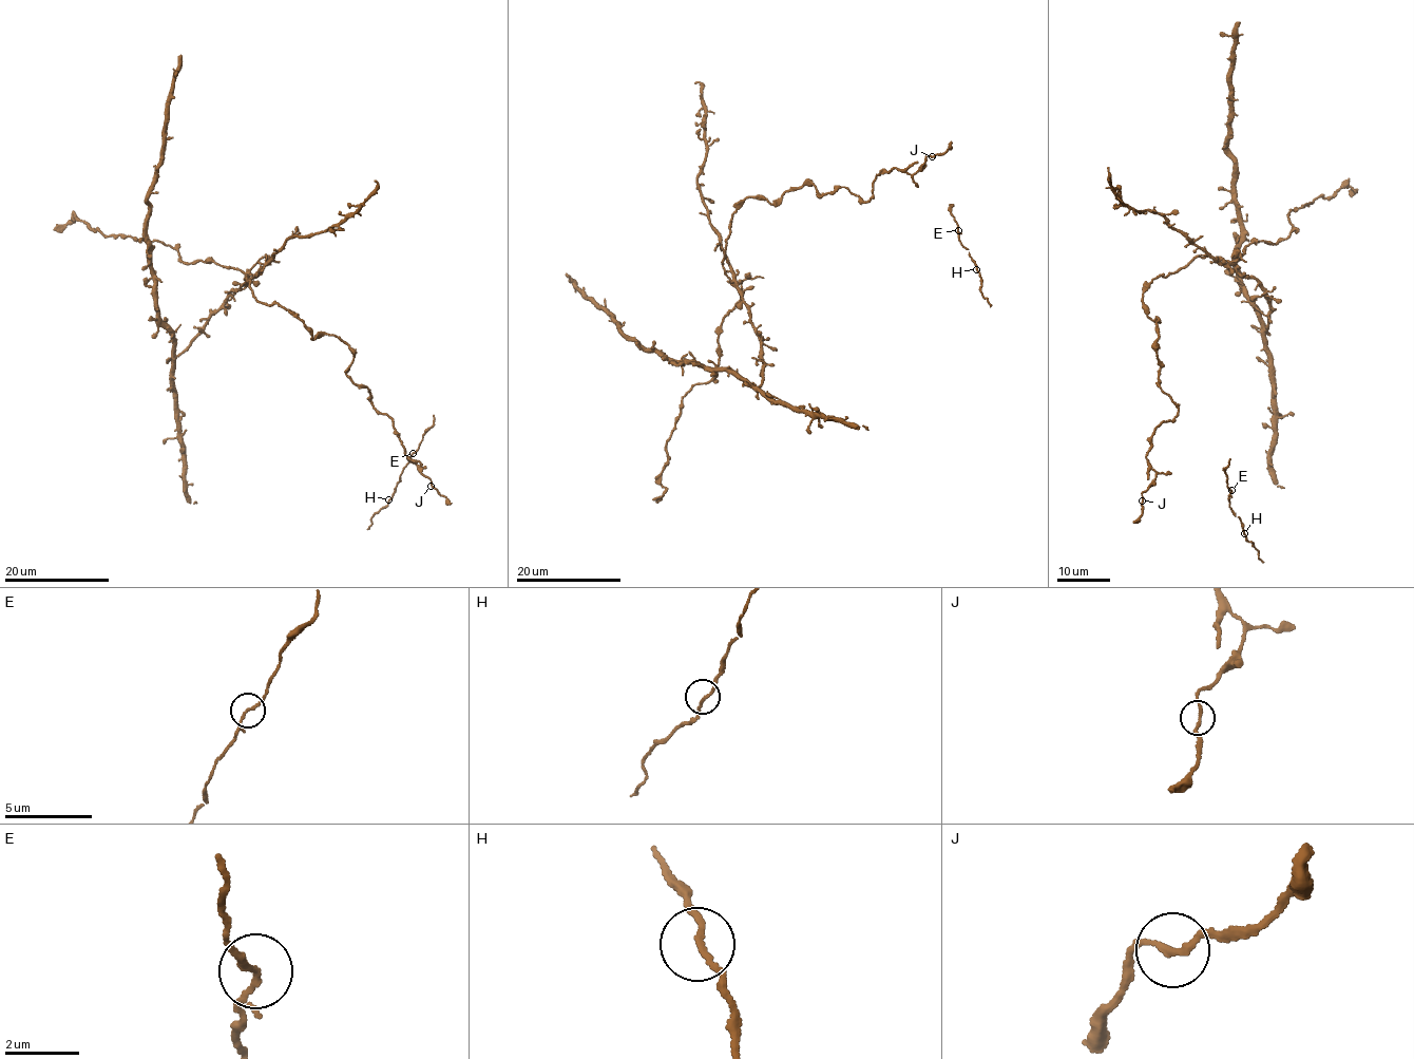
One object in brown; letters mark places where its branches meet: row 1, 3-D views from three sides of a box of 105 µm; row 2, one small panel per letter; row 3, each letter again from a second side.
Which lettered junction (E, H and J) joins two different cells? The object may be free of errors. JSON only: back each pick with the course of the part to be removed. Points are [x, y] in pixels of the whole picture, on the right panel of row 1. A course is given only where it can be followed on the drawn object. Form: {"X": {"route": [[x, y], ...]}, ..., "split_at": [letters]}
{"split_at": []}

